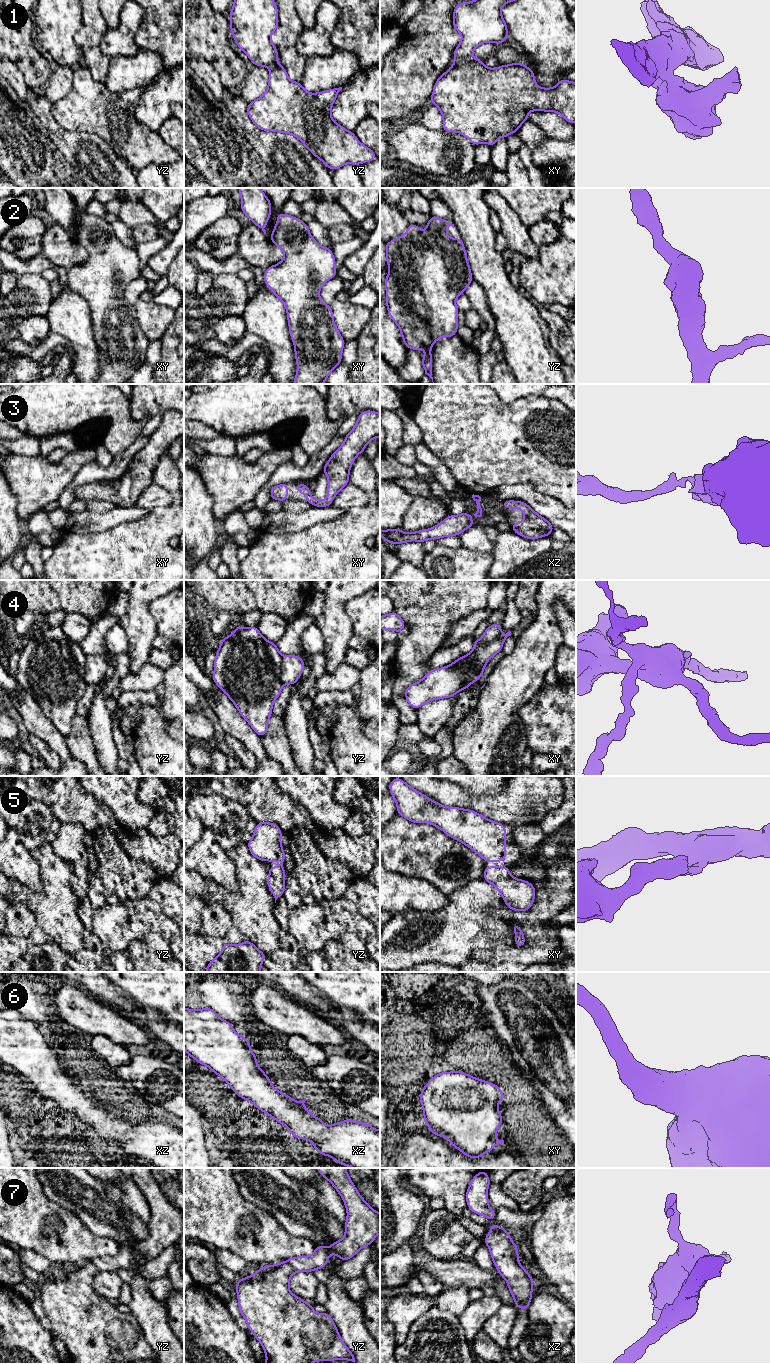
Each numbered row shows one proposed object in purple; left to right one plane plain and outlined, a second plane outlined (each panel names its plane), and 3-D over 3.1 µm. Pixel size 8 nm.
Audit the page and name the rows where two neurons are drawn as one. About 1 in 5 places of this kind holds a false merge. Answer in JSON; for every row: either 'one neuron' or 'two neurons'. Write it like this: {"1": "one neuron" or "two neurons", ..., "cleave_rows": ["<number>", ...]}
{"1": "two neurons", "2": "one neuron", "3": "one neuron", "4": "two neurons", "5": "one neuron", "6": "one neuron", "7": "one neuron", "cleave_rows": ["1", "4"]}

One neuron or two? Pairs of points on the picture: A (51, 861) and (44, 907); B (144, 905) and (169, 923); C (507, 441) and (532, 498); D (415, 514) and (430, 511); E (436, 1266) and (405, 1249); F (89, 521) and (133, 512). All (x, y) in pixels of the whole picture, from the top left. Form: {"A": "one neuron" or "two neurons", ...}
{"A": "one neuron", "B": "one neuron", "C": "two neurons", "D": "one neuron", "E": "two neurons", "F": "one neuron"}

